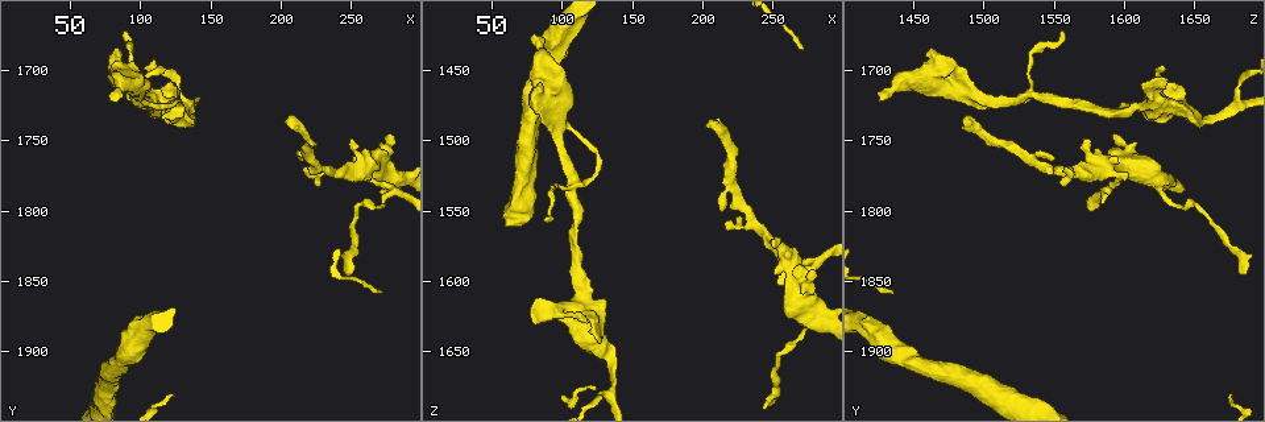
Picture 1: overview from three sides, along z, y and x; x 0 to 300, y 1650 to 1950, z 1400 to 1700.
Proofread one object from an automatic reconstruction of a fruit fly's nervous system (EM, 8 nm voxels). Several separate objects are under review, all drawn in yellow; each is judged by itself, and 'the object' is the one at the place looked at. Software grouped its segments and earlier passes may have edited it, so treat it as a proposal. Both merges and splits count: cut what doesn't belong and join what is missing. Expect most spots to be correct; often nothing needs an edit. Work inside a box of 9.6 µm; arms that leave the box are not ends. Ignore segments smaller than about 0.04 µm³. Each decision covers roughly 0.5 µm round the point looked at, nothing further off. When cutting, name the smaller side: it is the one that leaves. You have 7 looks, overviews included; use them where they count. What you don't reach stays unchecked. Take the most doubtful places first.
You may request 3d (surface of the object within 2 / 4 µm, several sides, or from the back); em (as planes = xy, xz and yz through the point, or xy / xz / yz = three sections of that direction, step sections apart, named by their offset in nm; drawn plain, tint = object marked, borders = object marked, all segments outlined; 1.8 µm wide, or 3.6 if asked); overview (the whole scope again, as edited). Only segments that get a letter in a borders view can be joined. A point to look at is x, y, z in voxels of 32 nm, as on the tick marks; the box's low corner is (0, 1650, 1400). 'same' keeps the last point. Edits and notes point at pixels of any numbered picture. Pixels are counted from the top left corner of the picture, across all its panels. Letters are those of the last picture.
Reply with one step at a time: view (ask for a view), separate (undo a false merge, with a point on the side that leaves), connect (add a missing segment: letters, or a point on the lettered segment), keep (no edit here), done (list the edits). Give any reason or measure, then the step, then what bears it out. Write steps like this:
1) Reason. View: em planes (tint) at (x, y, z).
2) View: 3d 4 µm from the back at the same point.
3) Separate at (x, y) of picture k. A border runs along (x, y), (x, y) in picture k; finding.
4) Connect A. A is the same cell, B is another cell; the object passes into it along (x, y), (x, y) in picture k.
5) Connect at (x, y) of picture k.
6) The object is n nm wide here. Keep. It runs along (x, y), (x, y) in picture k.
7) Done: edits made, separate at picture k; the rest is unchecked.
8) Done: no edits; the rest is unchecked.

Abrupt turn. View: 3d 4 µm at (266, 1772, 1600).

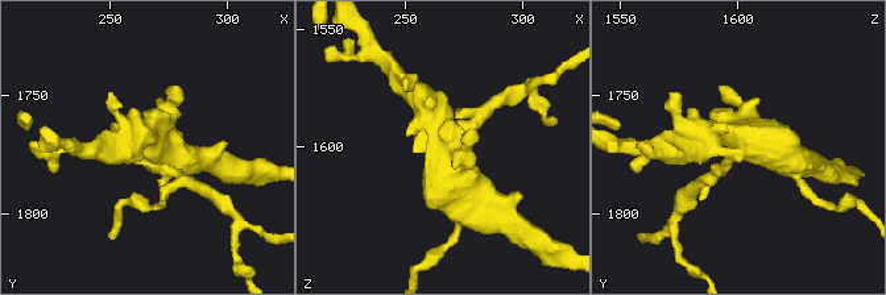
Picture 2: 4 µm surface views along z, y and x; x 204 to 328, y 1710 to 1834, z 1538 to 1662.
Need the tissue. View: em 3.6 µm yz step 8 (tint) at (263, 1773, 1600).

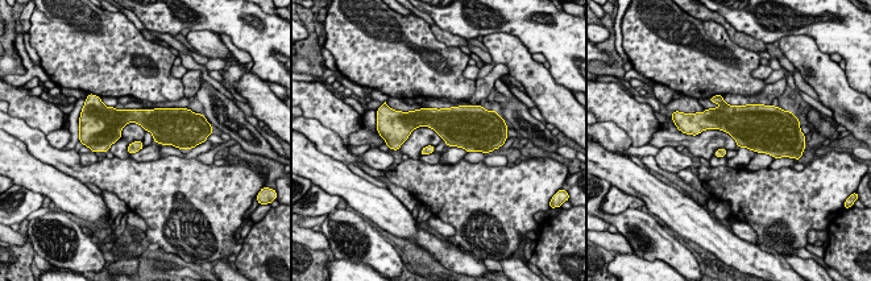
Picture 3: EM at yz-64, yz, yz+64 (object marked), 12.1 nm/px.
Cut it another way. View: em 3.6 µm planes (borders) at the same point.

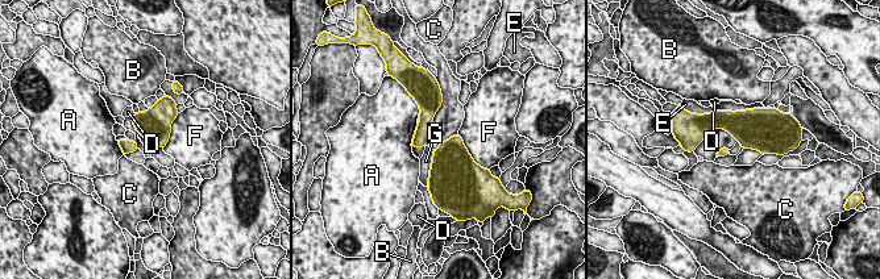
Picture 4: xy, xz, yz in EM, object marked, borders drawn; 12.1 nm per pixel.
Keep. A, B, C, D, E, F and G are other cells; all the same neuron.

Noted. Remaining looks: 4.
An open end. View: 3d 2 µm at (202, 1736, 1490).

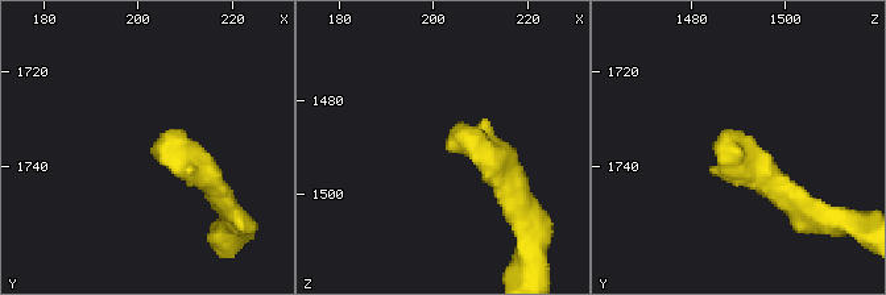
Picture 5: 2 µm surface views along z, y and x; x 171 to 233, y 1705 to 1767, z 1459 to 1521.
View: em xz step 16 (tint) at (204, 1736, 1491).

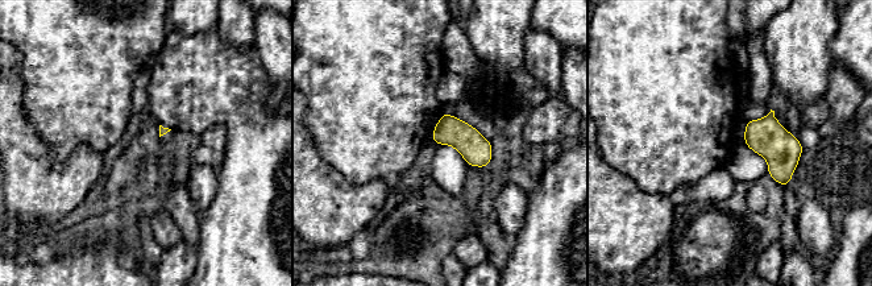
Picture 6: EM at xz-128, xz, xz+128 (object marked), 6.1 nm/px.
View: em planes (borders) at the same point.

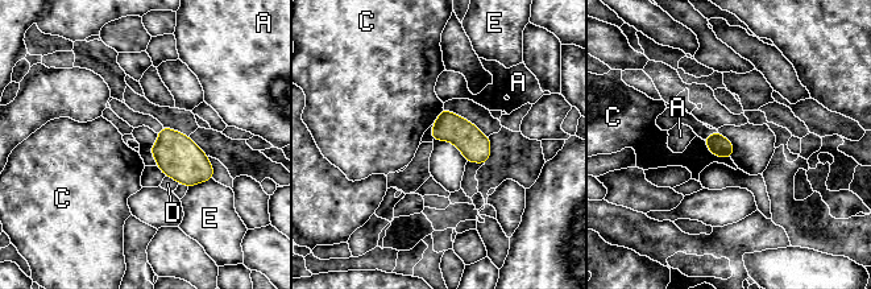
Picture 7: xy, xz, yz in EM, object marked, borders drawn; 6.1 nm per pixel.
The object is 130 nm wide here. Keep. A, C, D and E are other cells; a border runs along (702, 140), (714, 156), (730, 159) in picture 7; no lettered segment goes on from it.

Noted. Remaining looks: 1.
Done: no edits; the rest is unchecked.

